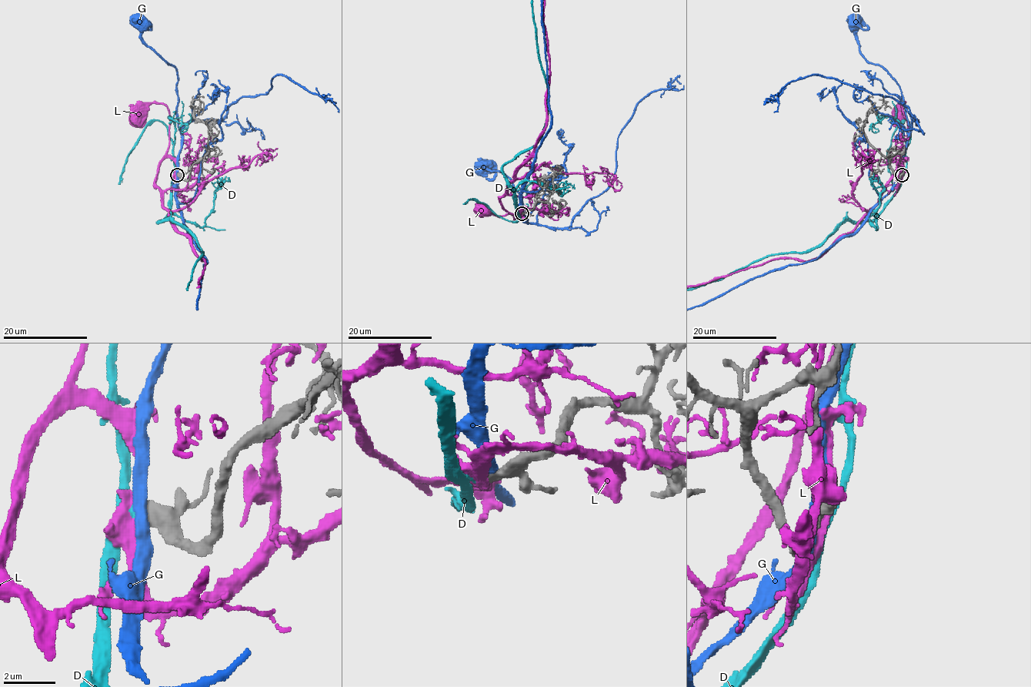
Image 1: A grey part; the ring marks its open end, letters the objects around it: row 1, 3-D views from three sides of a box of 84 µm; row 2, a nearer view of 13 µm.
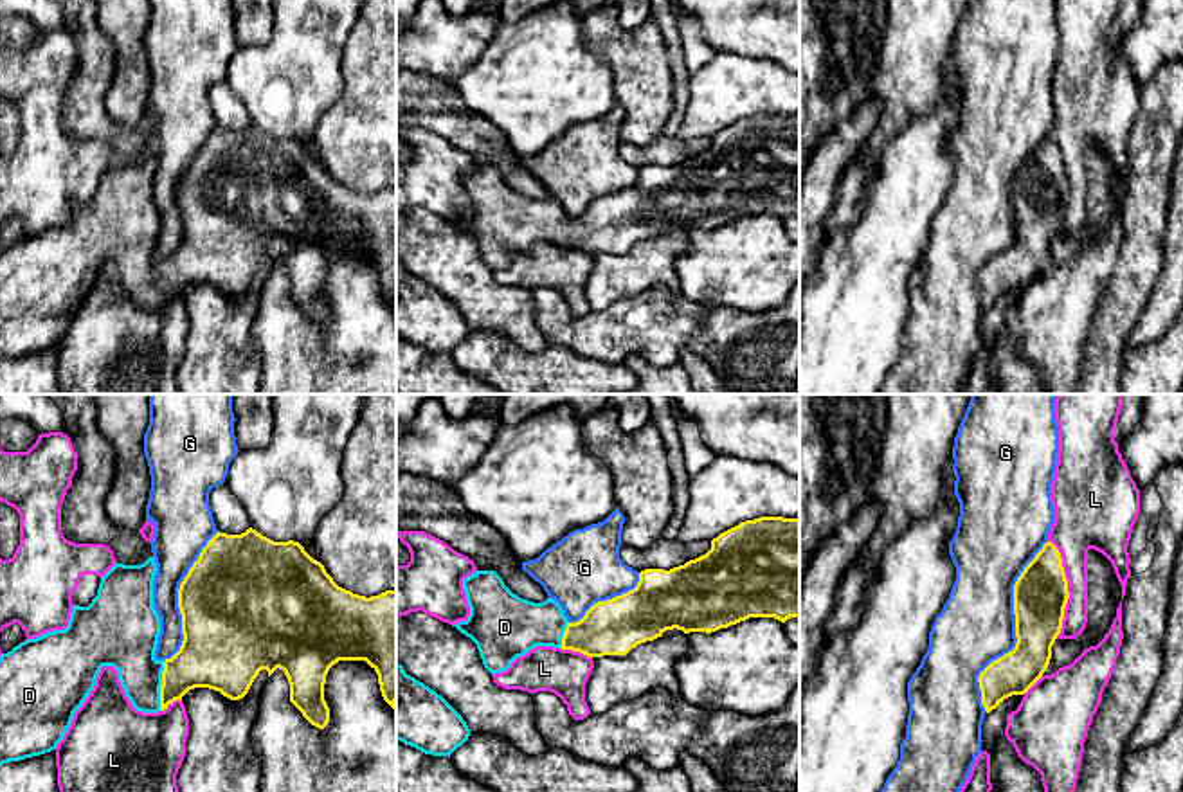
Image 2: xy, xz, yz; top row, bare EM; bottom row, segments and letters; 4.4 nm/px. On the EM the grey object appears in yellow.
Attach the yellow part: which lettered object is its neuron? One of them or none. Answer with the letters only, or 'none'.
D

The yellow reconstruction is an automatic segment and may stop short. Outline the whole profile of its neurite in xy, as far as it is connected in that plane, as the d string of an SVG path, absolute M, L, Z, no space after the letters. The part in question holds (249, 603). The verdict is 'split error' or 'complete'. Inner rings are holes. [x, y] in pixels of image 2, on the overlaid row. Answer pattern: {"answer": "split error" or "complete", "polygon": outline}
{"answer": "split error", "polygon": "M248 527L241 535L216 533L202 549L178 589L184 641L166 661L155 659L160 617L153 607L155 558L140 565L115 563L103 578L88 607L74 605L65 630L27 639L0 655L0 765L50 752L63 740L74 713L95 686L103 666L113 666L131 706L142 713L158 713L194 688L220 691L230 700L243 698L261 670L268 677L279 668L290 684L290 702L315 727L330 722L324 700L326 675L339 661L366 661L378 675L384 700L396 704L396 590L358 596L339 587L324 565L313 560L299 542L274 542Z"}

